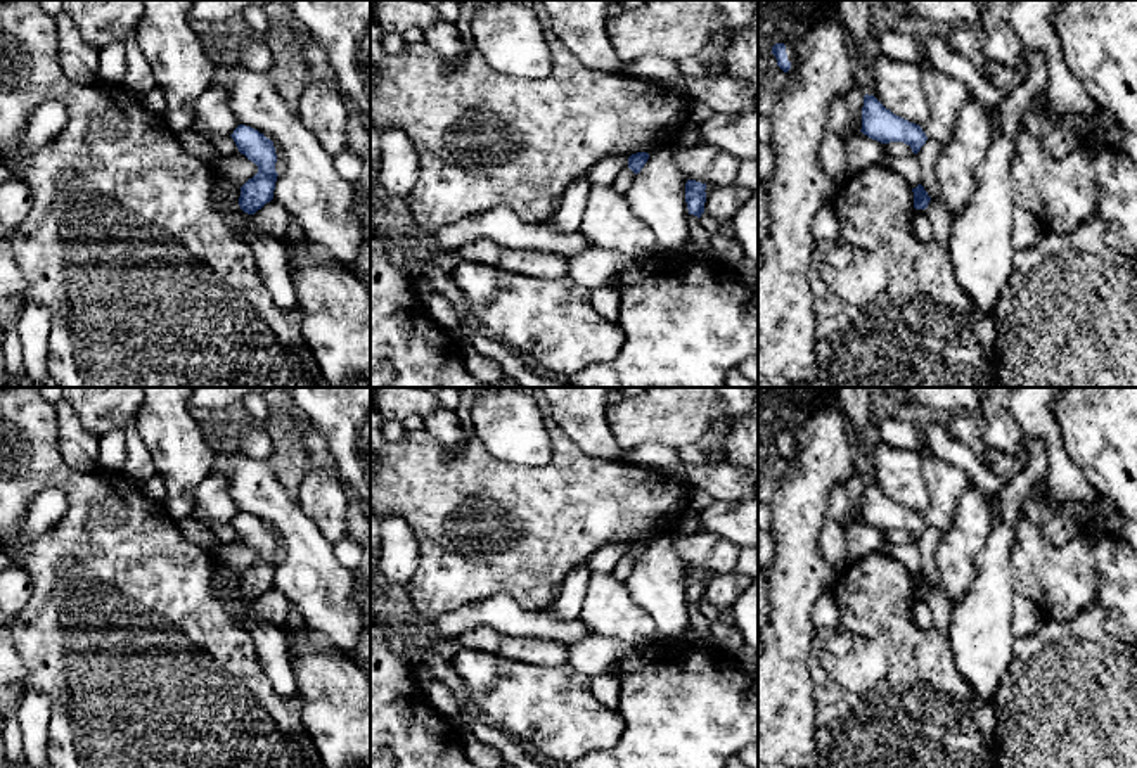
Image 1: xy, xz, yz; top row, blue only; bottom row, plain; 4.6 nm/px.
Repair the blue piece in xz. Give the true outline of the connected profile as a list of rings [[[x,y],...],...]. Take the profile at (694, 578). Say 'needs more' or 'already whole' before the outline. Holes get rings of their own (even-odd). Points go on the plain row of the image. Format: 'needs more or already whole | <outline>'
already whole | [[[687,567],[685,571],[685,590],[689,602],[694,602],[701,605],[704,600],[704,590],[706,590],[706,571]]]

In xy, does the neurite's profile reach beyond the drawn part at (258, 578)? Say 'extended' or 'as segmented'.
as segmented

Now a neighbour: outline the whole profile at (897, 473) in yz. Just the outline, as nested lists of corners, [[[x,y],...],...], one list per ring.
[[[881,441],[874,448],[865,472],[893,502],[915,512],[928,509],[929,491],[922,476],[922,451],[896,450]]]

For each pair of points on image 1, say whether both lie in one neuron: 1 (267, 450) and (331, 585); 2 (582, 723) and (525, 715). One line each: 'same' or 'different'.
1: different
2: same

